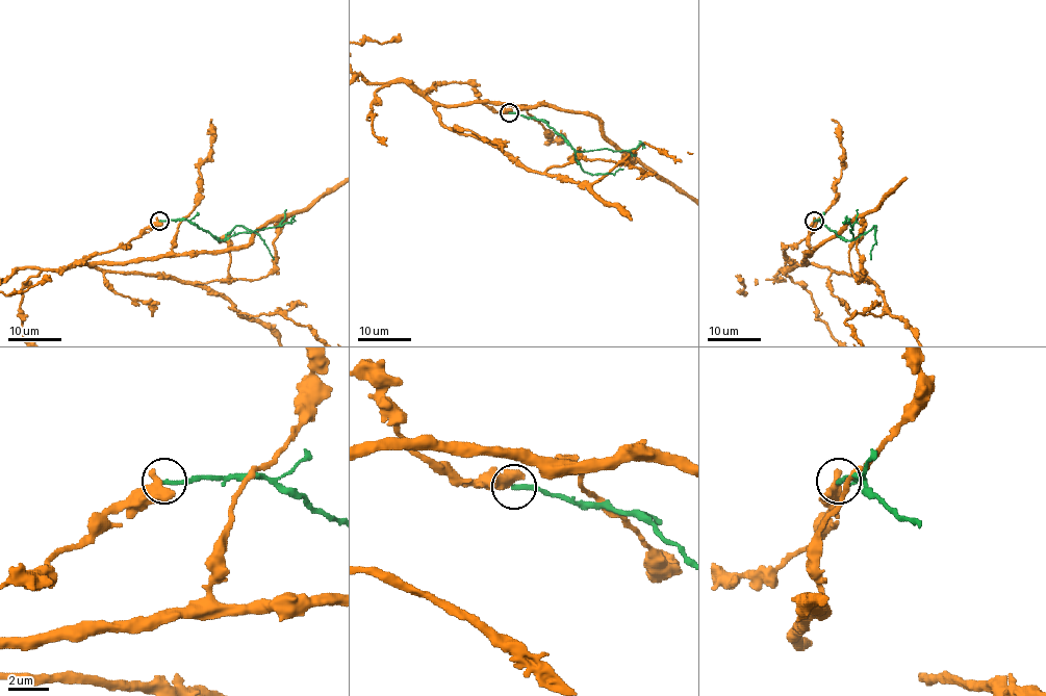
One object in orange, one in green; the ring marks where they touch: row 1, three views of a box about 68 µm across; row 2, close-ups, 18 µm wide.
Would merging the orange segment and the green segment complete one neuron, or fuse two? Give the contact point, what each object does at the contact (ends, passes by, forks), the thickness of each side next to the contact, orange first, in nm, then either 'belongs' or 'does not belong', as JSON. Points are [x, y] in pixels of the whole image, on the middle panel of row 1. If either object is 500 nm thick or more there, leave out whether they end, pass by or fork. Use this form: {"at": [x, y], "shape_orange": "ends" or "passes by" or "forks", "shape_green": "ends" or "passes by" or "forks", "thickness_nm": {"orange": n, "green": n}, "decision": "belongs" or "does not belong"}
{"at": [509, 112], "thickness_nm": {"orange": 600, "green": 240}, "decision": "does not belong"}

